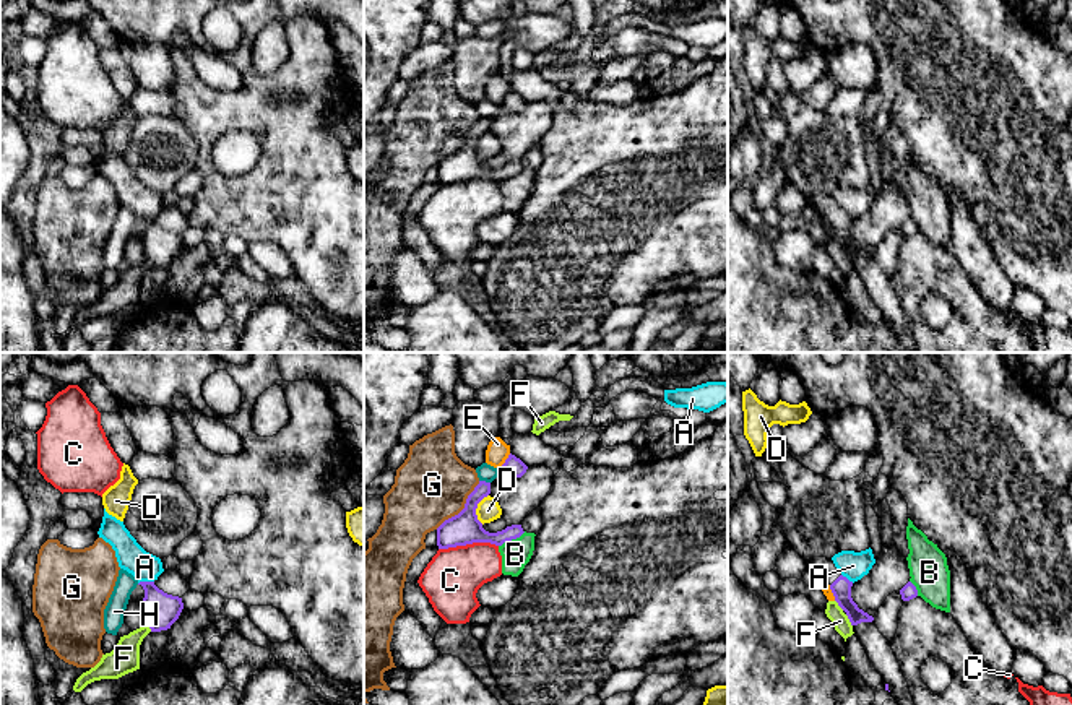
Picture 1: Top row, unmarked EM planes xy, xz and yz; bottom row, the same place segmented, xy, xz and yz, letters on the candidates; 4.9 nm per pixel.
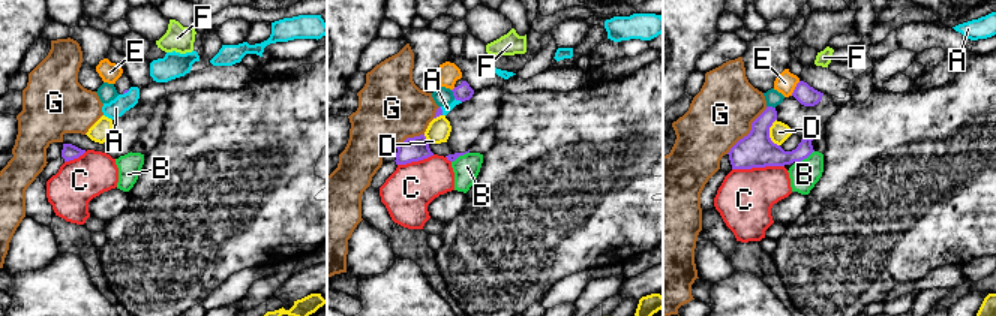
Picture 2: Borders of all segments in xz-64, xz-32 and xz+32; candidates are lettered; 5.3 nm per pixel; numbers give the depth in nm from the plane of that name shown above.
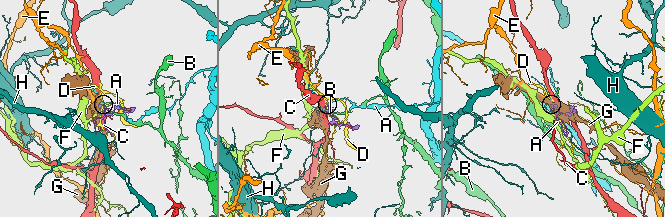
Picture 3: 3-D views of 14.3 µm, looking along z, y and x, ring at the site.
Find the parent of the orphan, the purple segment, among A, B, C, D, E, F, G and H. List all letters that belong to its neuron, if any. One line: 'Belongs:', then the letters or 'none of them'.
Belongs: none of them

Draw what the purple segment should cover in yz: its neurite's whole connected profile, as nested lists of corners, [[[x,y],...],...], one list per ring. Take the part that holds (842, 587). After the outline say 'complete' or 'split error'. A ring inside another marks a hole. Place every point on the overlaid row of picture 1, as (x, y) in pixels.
[[[812,557],[806,560],[807,567],[815,569],[819,573],[823,575],[830,590],[835,596],[838,606],[846,612],[851,625],[858,625],[861,622],[872,622],[874,617],[858,608],[858,604],[851,598],[851,586],[846,577],[843,577],[838,569],[835,567],[832,559],[827,557]]]; split error

